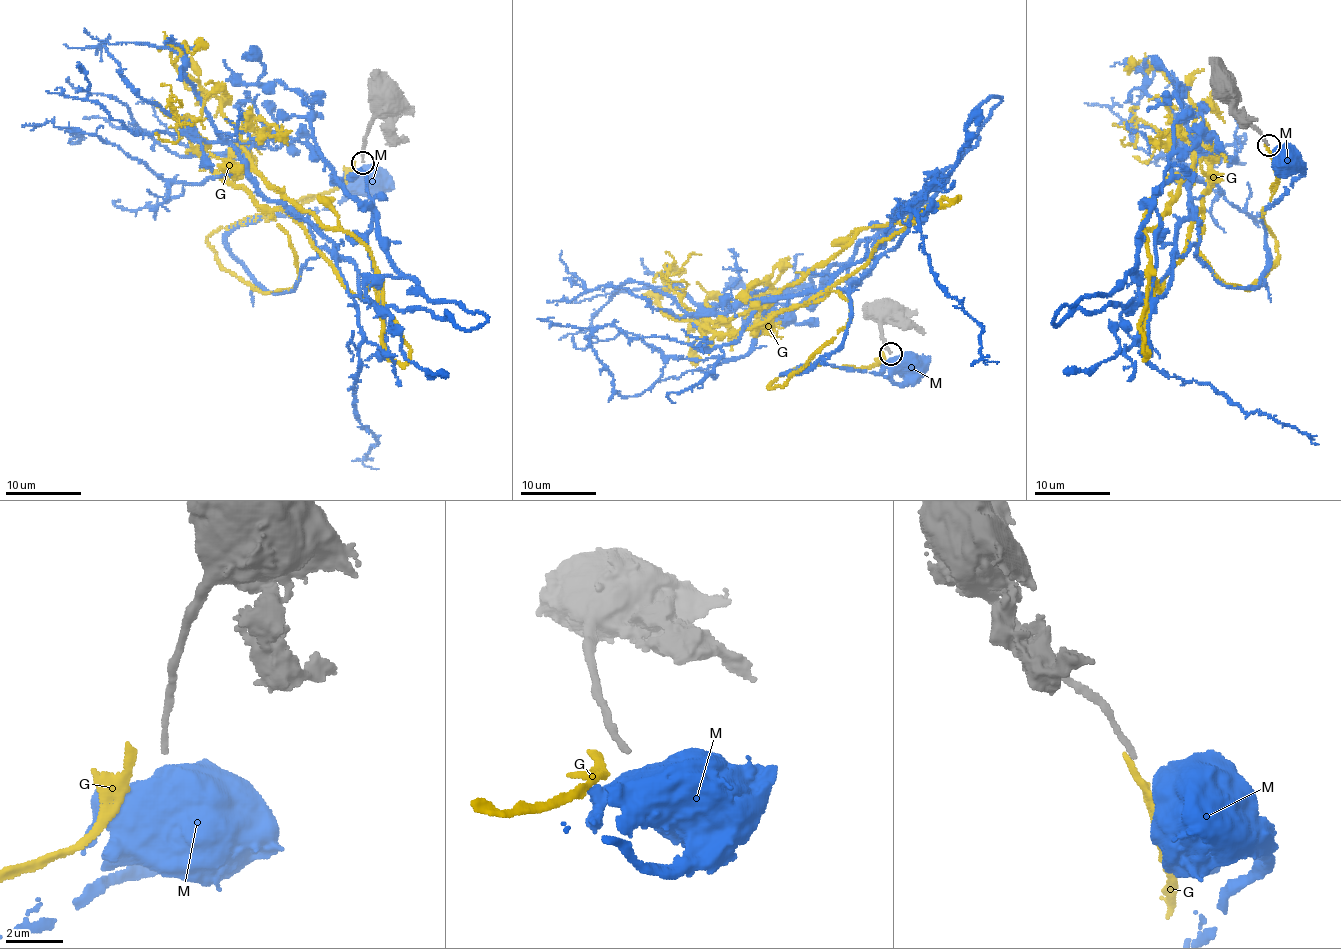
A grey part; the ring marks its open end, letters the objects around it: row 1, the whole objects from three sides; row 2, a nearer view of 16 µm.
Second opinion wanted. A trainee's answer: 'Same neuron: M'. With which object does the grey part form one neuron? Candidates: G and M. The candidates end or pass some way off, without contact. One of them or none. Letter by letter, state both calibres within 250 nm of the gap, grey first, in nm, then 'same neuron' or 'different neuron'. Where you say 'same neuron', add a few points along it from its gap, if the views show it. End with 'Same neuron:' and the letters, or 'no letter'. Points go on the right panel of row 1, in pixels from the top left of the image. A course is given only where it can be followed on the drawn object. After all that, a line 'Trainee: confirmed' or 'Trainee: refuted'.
G: calibres 200 and 240 nm; different neuron
M: calibres 200 and 900 nm; different neuron
Same neuron: no letter
Trainee: refuted

